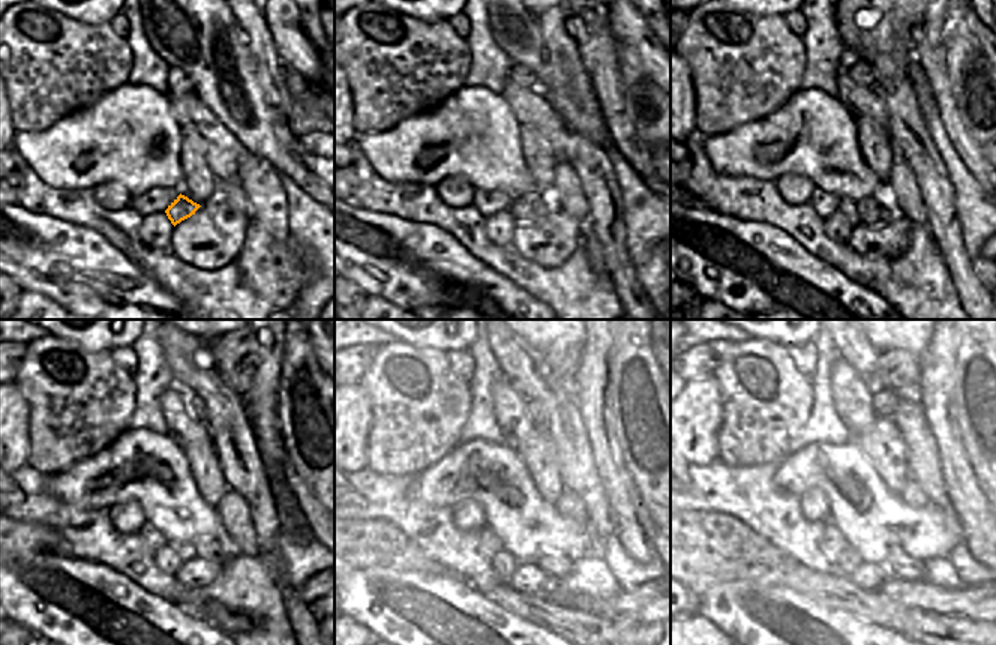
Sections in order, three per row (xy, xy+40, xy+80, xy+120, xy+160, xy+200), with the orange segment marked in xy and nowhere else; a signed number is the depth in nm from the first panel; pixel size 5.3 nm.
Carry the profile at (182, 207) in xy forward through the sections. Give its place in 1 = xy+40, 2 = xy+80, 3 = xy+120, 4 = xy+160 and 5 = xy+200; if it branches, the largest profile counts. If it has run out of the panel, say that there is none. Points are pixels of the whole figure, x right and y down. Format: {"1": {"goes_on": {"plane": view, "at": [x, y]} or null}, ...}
{"1": {"goes_on": {"plane": "xy+40", "at": [531, 207]}}, "2": {"goes_on": {"plane": "xy+80", "at": [870, 212]}}, "3": {"goes_on": {"plane": "xy+120", "at": [206, 548]}}, "4": {"goes_on": {"plane": "xy+160", "at": [558, 566]}}, "5": {"goes_on": {"plane": "xy+200", "at": [897, 564]}}}

